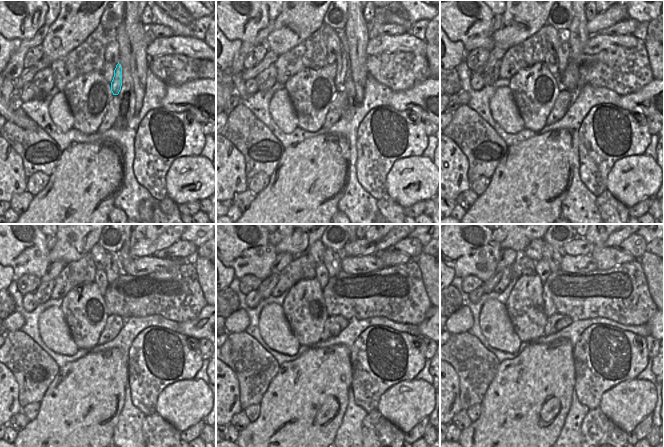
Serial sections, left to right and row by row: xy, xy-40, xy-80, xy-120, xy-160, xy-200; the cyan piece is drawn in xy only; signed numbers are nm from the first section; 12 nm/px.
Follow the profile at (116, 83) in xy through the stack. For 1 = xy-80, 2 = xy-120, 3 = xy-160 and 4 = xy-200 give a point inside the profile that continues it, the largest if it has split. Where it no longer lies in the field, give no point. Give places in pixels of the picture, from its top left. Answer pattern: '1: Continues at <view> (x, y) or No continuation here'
1: Continues at xy-80 (562, 52)
2: Continues at xy-120 (112, 269)
3: Continues at xy-160 (332, 259)
4: Continues at xy-200 (553, 255).

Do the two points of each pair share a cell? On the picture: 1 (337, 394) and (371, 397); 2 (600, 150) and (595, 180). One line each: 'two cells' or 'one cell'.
1: two cells
2: one cell

